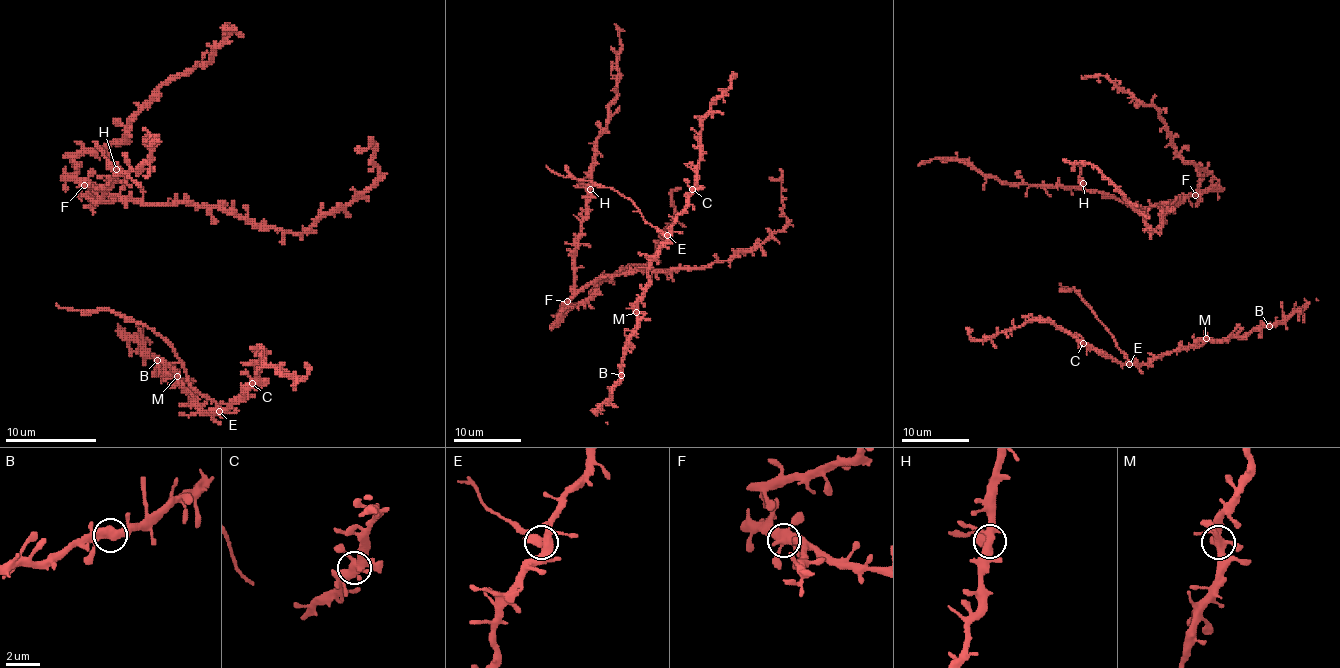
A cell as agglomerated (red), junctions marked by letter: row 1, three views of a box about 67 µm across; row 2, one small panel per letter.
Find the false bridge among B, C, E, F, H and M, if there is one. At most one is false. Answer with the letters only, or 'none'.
E

